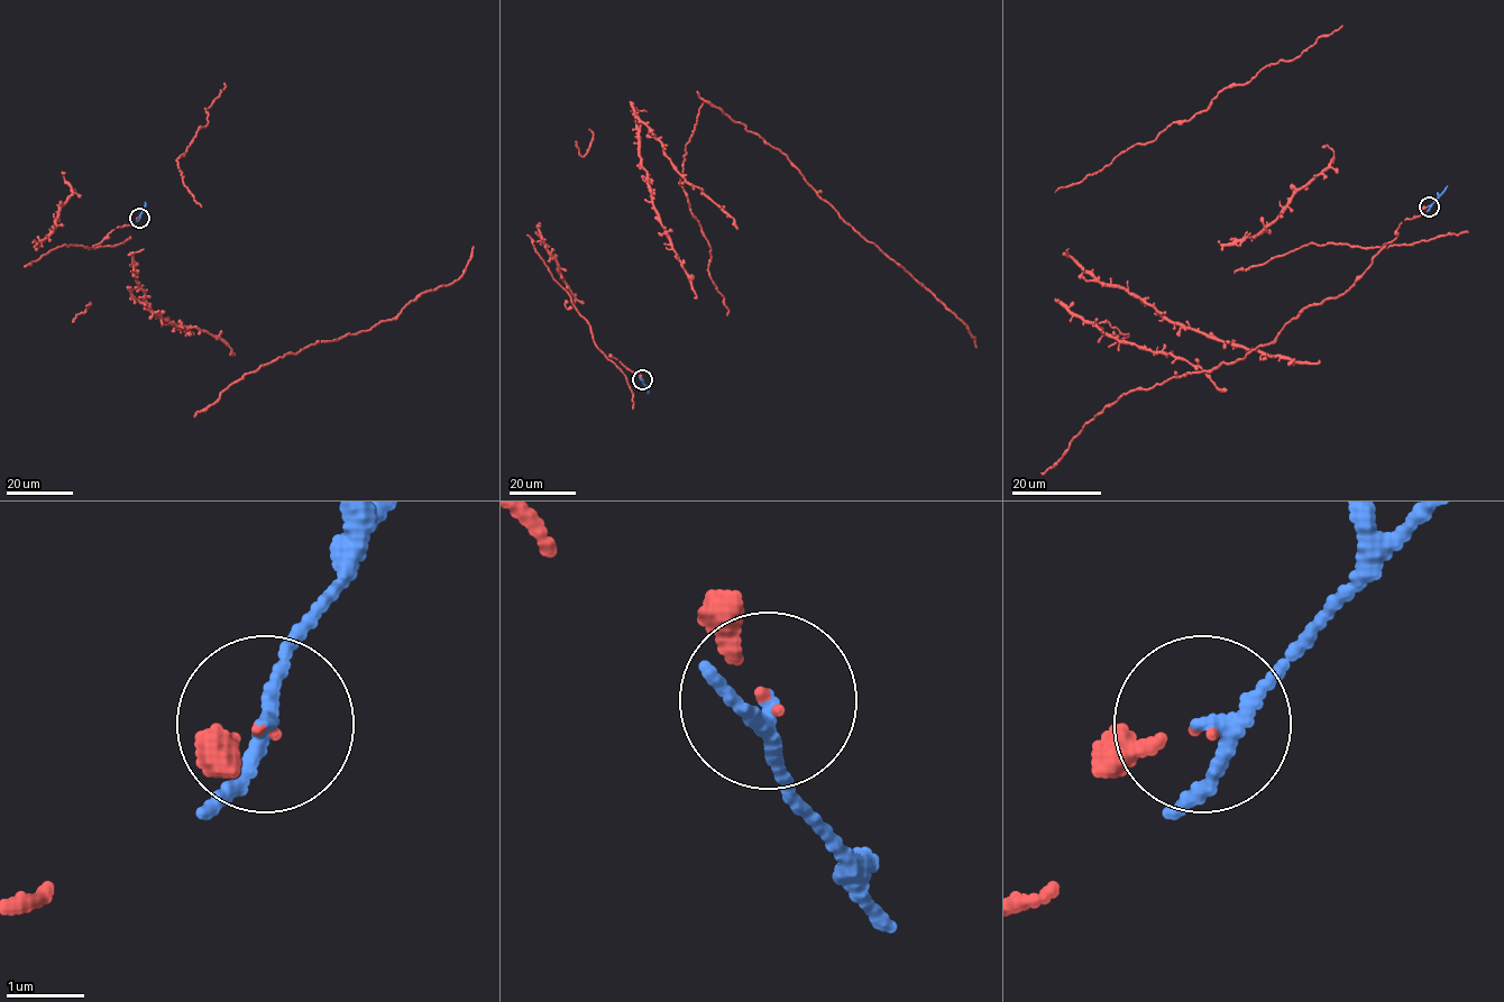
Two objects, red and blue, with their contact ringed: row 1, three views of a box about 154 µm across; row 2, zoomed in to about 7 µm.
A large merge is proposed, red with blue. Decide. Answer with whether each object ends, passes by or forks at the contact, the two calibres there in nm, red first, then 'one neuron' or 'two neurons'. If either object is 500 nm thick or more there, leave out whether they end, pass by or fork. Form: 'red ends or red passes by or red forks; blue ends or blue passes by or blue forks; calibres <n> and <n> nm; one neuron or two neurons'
red ends; blue passes by; calibres 100 and 160 nm; one neuron

